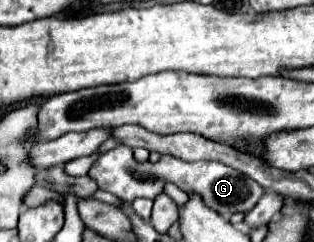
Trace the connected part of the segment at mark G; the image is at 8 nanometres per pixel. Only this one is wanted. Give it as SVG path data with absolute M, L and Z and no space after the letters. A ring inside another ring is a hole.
M119 146L115 150L109 150L101 154L101 158L93 164L89 170L89 176L99 184L101 190L107 190L115 196L119 196L125 202L133 202L135 198L157 198L163 192L163 186L167 182L173 182L187 194L199 194L211 210L219 214L229 214L229 212L249 212L257 200L263 194L263 188L251 180L249 176L241 174L239 170L221 164L221 162L185 162L175 156L161 156L159 162L137 162L133 156L133 150L129 146Z

